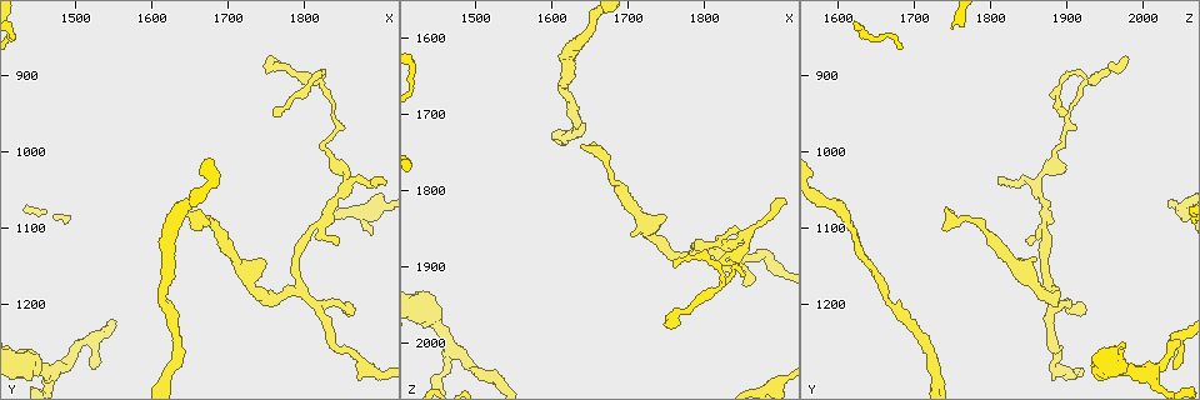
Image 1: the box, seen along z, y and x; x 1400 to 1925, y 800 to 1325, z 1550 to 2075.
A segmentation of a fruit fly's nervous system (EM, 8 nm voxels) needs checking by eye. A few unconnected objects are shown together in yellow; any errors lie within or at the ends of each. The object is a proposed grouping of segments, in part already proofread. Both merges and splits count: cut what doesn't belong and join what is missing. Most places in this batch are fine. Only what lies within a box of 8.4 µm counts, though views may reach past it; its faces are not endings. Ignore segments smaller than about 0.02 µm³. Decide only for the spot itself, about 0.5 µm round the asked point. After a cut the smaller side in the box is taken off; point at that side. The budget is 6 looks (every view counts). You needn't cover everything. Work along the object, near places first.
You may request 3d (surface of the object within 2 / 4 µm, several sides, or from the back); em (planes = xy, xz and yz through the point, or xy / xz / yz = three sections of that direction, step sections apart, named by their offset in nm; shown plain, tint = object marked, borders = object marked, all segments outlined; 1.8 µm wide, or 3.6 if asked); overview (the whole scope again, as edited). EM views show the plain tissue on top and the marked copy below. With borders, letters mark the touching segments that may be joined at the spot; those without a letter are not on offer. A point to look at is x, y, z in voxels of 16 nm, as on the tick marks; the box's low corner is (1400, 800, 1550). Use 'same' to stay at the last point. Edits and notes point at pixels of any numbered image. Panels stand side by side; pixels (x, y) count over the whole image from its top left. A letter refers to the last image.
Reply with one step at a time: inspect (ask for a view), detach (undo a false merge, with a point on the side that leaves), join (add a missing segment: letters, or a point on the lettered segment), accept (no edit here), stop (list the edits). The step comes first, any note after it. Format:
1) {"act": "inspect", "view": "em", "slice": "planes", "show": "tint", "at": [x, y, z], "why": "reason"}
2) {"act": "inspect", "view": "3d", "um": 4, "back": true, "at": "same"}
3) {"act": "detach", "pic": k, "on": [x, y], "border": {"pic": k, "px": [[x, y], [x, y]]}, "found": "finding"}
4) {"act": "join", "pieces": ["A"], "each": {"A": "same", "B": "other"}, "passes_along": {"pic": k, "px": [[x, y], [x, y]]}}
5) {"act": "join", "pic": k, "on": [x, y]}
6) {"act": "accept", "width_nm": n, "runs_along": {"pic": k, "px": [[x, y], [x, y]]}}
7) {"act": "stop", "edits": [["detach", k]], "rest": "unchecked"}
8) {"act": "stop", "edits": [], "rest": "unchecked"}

{"act": "inspect", "view": "em", "um": 3.6, "slice": "xy", "step": 8, "show": "borders", "at": [1520, 1285, 2040], "why": "tapers out"}

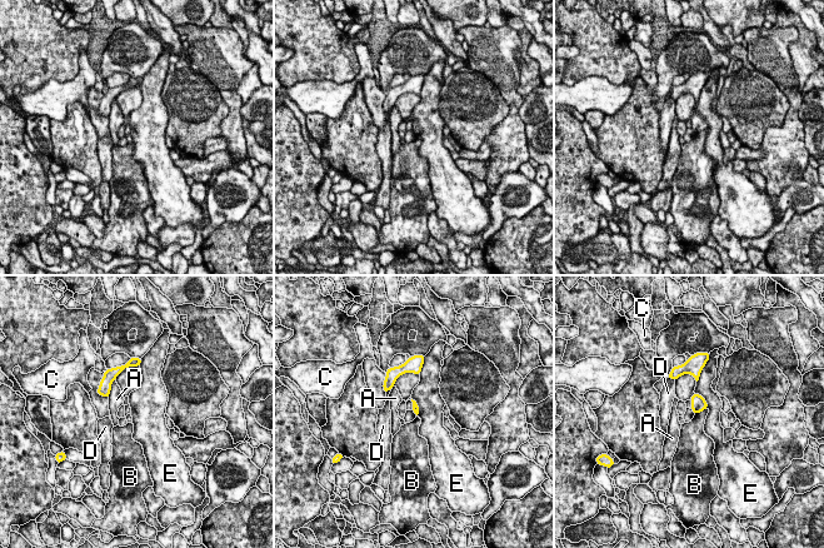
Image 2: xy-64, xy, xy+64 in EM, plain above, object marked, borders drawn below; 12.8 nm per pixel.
{"act": "inspect", "view": "em", "um": 3.6, "slice": "planes", "show": "borders", "at": "same"}

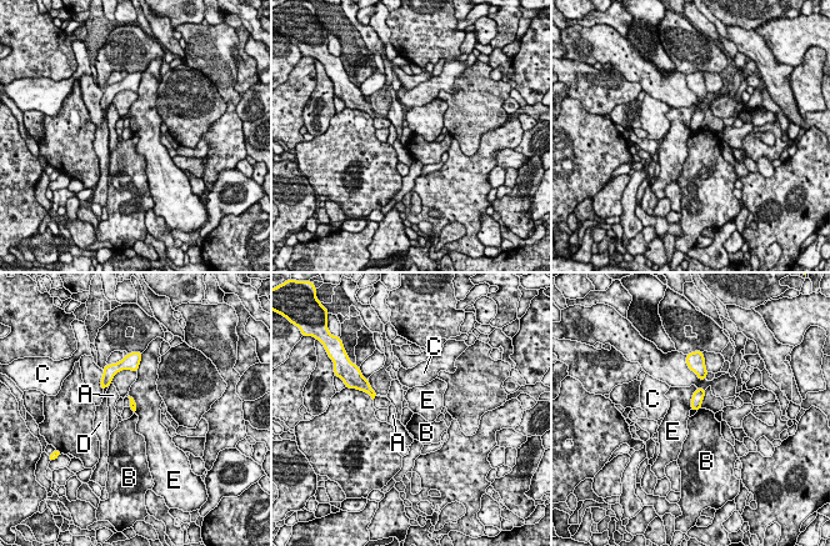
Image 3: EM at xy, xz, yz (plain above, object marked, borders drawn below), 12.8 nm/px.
{"act": "accept", "each": {"A": "other", "B": "other", "C": "other", "D": "other", "E": "other"}, "found": "none of them fits"}

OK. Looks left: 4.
{"act": "inspect", "view": "em", "slice": "planes", "show": "borders", "at": [1855, 1195, 1920], "why": "thin end"}

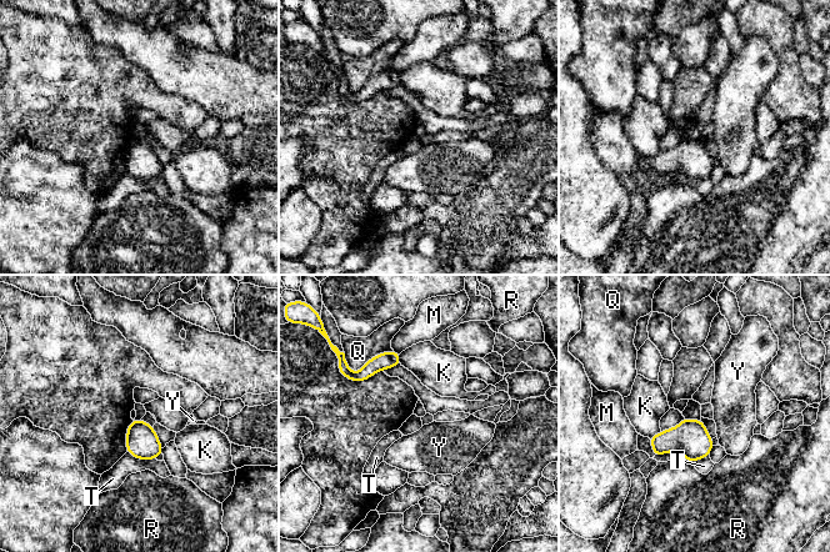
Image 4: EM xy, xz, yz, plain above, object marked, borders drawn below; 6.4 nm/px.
{"act": "accept", "each": {"K": "other", "M": "other", "Q": "other", "R": "other", "T": "other", "Y": "other"}, "found": "no lettered segment goes on from it"}

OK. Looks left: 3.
{"act": "inspect", "view": "em", "slice": "planes", "show": "tint", "at": [1820, 1095, 1870]}

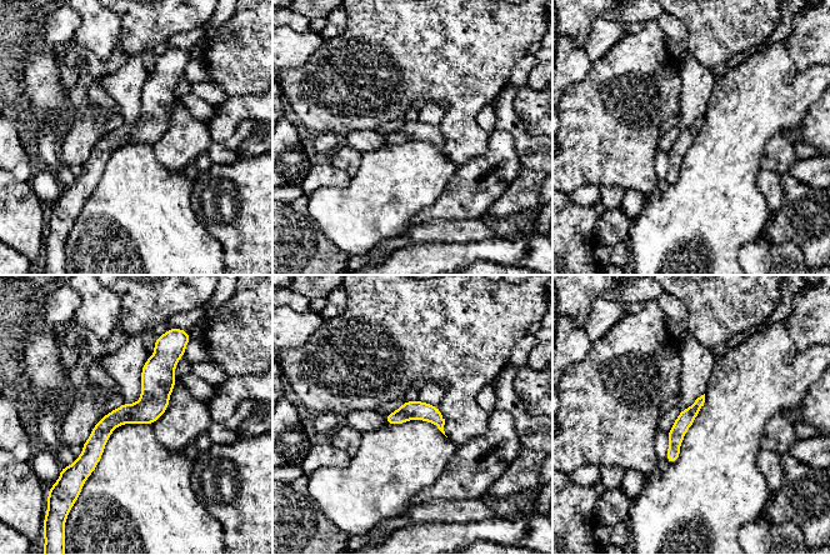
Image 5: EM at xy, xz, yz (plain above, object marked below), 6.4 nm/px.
{"act": "inspect", "view": "em", "slice": "planes", "show": "borders", "at": "same", "why": "what lies round it"}

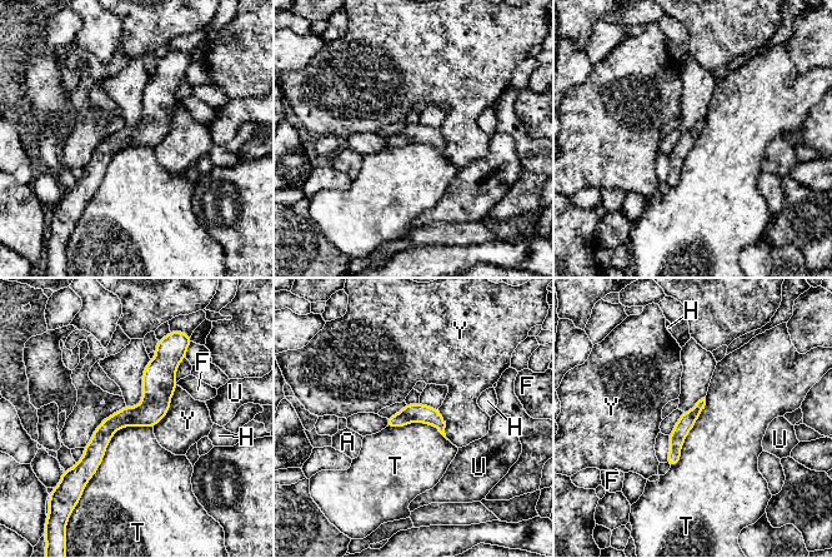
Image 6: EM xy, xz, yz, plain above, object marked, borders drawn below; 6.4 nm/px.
{"act": "accept", "each": {"A": "other", "F": "other", "H": "other", "T": "other", "U": "other", "Y": "other"}, "runs_along": {"pic": 6, "px": [[160, 348], [156, 395], [101, 437], [86, 476]]}, "found": "one cell here"}

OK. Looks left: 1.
{"act": "stop", "edits": [], "rest": "unchecked"}

